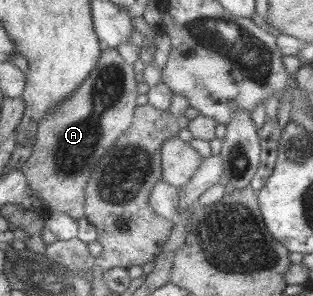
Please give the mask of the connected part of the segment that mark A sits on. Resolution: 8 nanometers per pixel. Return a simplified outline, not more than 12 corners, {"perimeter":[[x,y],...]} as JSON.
{"perimeter":[[103,48],[36,126],[19,167],[41,217],[83,187],[133,120],[131,63]]}

